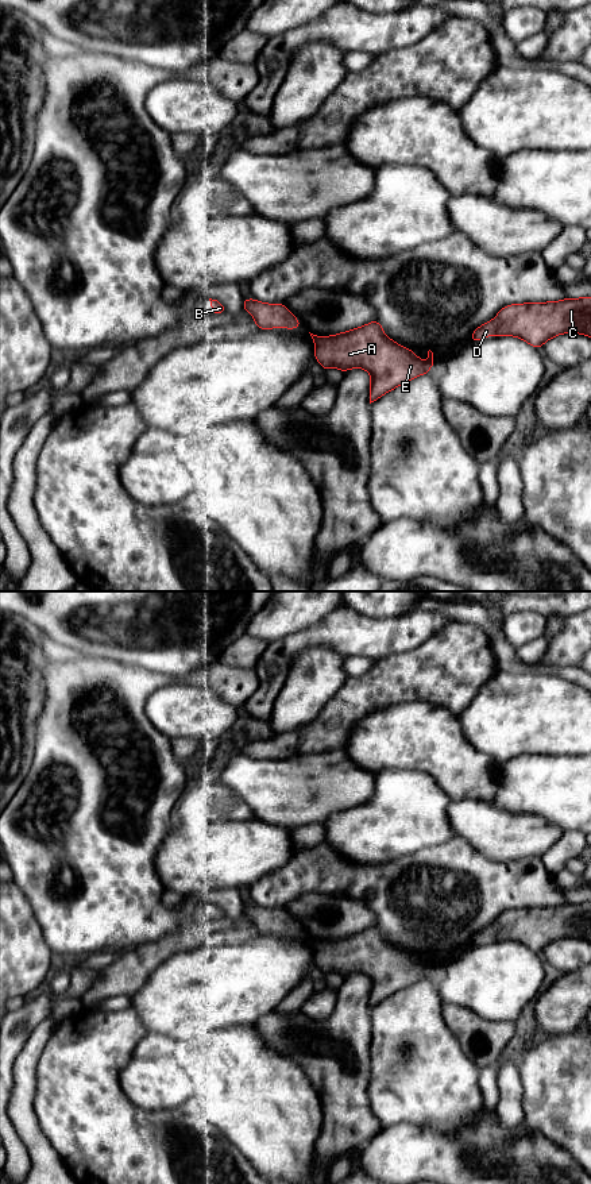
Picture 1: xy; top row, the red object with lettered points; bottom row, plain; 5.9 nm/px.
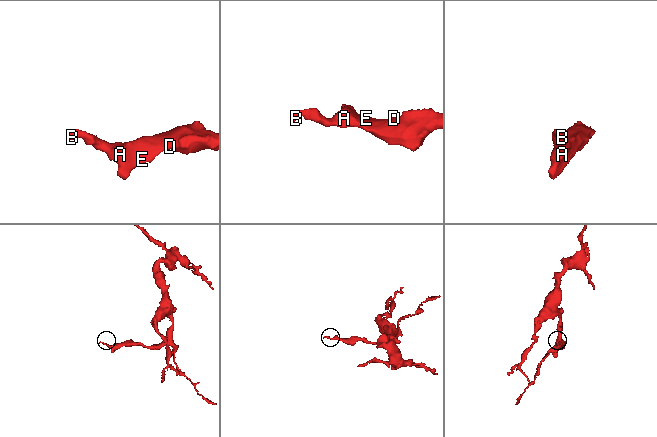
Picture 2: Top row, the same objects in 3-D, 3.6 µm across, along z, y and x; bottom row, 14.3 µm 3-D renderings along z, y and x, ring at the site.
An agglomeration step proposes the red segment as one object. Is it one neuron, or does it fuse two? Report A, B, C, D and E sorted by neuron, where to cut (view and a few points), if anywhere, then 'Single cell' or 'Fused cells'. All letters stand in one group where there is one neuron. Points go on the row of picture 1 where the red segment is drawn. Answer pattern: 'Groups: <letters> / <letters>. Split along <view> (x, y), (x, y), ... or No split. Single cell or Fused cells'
Groups: A B C D E. No split. Single cell

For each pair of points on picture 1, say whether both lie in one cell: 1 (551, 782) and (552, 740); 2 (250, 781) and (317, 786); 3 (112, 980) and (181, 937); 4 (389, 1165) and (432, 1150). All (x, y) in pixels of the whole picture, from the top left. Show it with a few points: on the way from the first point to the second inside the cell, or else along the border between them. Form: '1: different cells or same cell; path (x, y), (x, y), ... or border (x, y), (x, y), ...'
1: different cells; border (520, 754), (576, 755)
2: same cell; path (266, 785), (301, 786)
3: same cell; path (130, 972), (141, 961), (163, 948)
4: same cell; path (400, 1154), (421, 1153)

